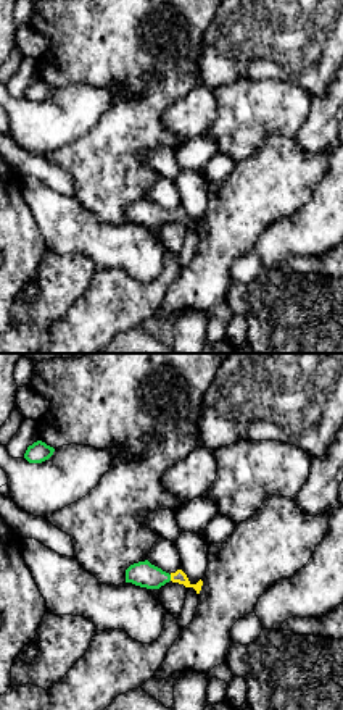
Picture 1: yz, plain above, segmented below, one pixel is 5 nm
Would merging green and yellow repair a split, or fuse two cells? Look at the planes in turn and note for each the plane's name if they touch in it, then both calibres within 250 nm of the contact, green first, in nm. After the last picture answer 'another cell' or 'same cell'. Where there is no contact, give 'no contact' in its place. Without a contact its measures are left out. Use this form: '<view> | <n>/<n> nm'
yz | 130/70 nm

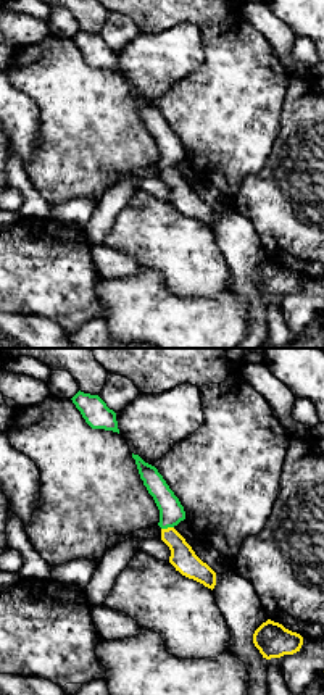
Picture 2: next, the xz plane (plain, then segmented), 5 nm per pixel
xz | 120/120 nm

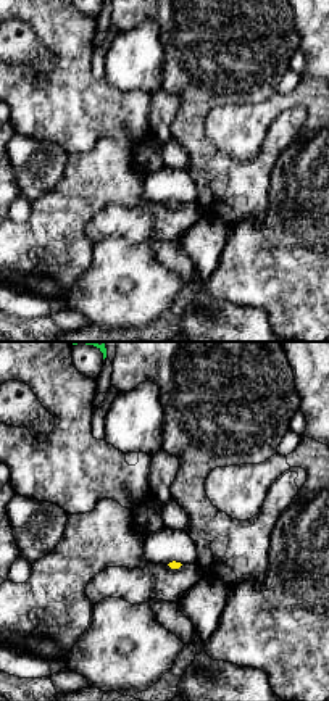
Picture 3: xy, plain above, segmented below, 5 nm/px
no contact

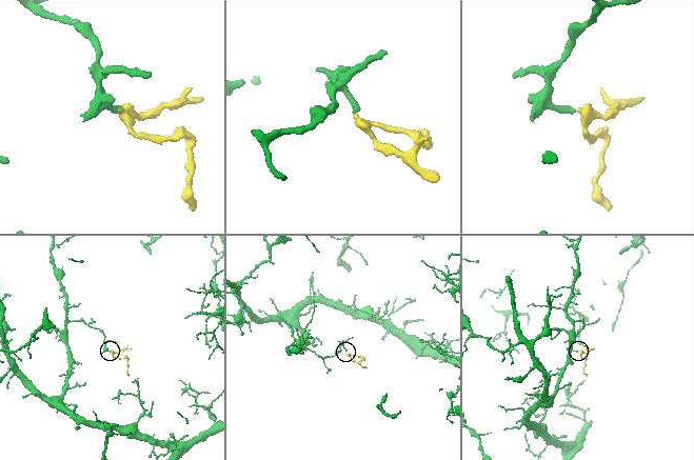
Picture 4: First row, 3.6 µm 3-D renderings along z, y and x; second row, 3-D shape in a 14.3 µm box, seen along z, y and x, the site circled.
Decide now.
same cell

